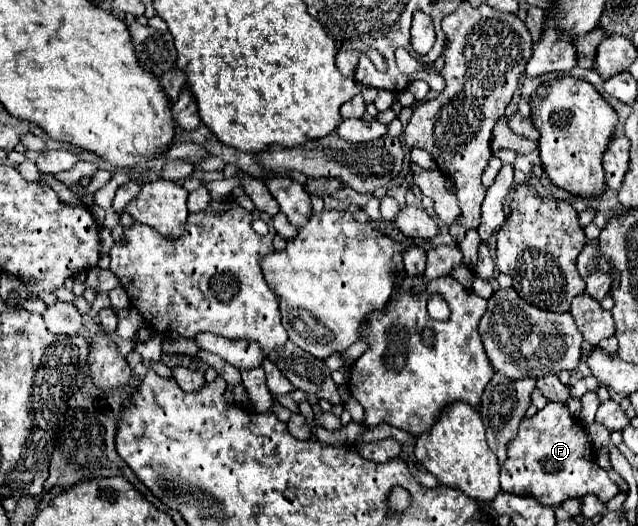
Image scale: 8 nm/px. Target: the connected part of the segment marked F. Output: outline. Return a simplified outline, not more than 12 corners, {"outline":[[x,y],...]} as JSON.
{"outline":[[547,403],[507,445],[501,489],[557,507],[619,489],[583,425]]}

